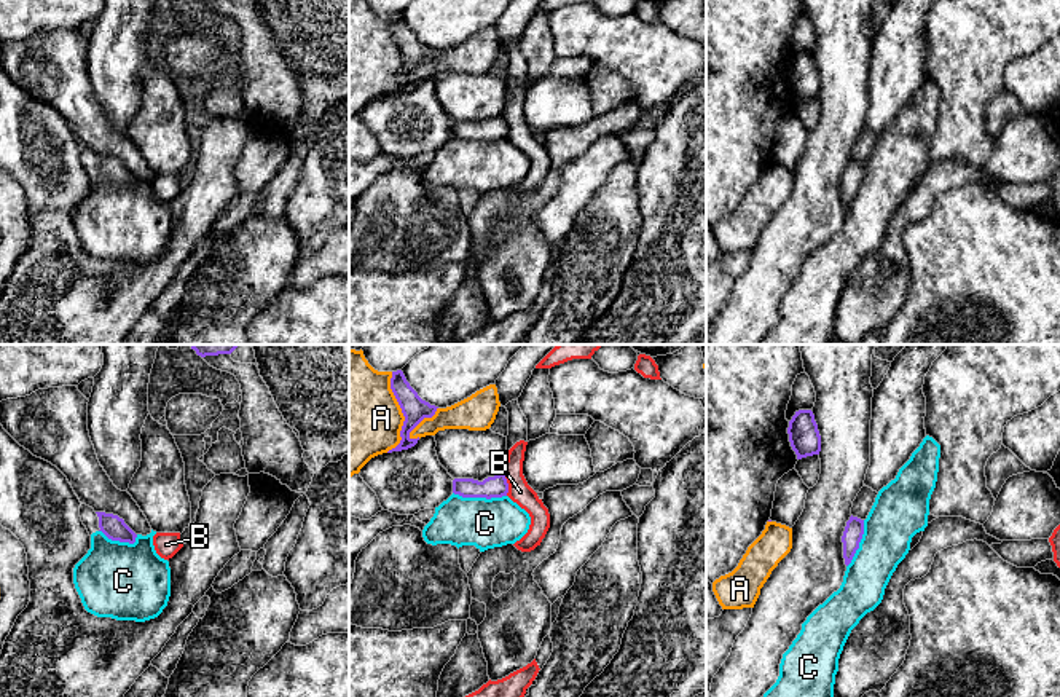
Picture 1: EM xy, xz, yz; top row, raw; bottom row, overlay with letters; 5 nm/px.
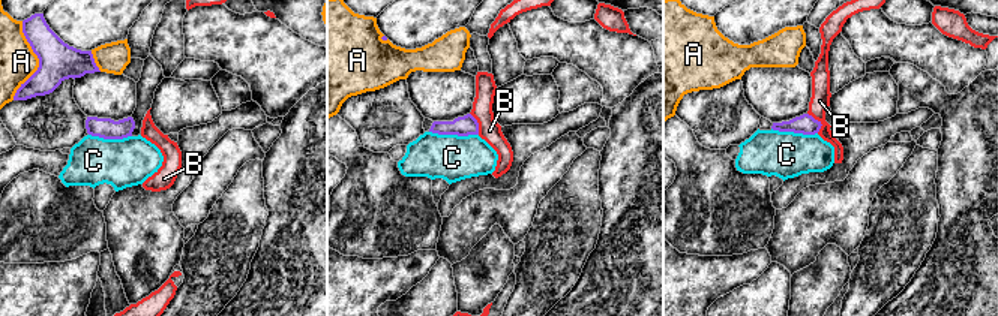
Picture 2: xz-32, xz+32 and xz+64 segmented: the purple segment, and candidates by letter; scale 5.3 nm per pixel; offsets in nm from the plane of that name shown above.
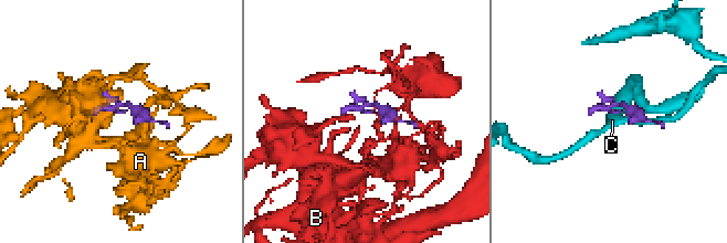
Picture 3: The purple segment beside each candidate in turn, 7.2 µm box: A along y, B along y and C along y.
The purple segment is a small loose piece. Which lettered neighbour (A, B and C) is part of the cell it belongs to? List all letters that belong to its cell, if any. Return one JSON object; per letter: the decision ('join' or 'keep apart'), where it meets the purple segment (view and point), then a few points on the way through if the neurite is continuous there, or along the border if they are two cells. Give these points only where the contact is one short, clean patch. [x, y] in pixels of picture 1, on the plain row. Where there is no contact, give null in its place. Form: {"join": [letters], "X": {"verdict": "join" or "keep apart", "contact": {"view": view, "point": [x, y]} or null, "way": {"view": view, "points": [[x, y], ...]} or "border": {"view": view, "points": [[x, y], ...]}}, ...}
{"join": [], "A": {"verdict": "keep apart", "contact": {"view": "xz", "point": [402, 55]}}, "B": {"verdict": "keep apart", "contact": {"view": "xz", "point": [507, 126]}, "border": {"view": "xz", "points": [[502, 115], [507, 125], [507, 137]]}}, "C": {"verdict": "keep apart", "contact": {"view": "xz", "point": [480, 139]}, "border": {"view": "xz", "points": [[453, 134], [463, 139], [506, 139]]}}}

